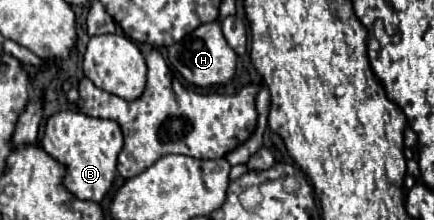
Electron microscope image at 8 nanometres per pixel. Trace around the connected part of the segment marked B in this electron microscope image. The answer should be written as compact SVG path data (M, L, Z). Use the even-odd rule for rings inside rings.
M64 110L56 112L46 122L46 132L42 138L42 148L66 166L64 186L78 198L78 200L92 200L102 202L102 198L112 188L116 178L116 160L124 146L124 136L114 120L92 118L80 112Z

